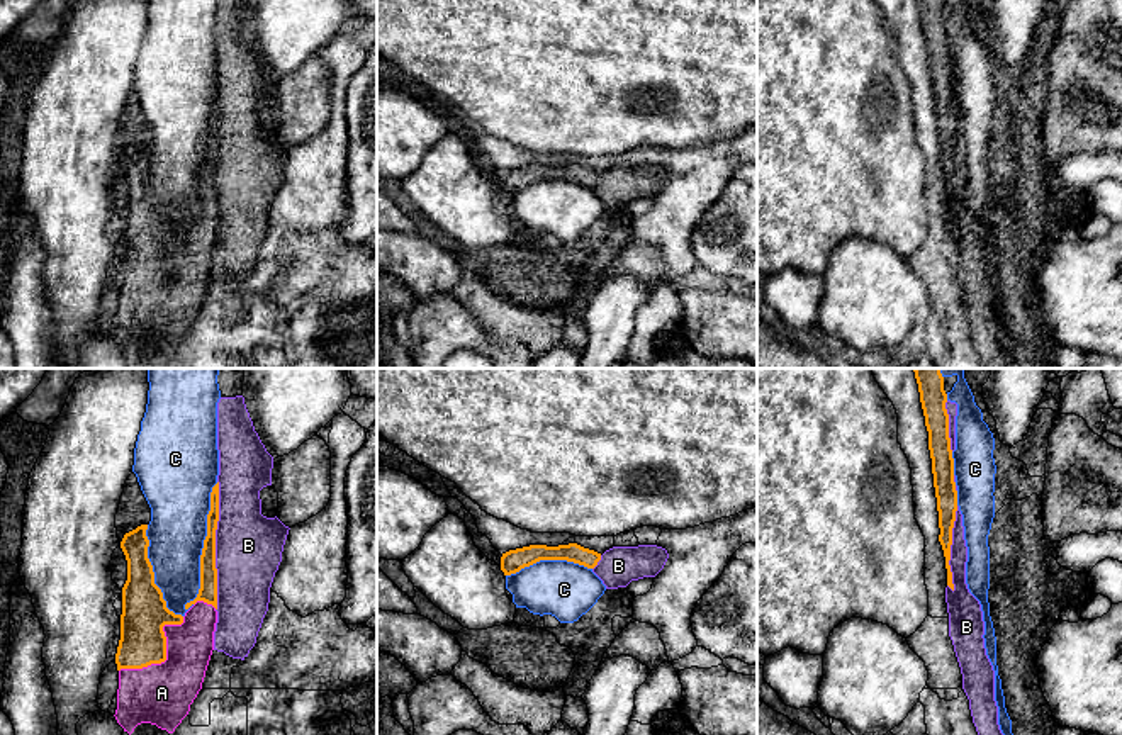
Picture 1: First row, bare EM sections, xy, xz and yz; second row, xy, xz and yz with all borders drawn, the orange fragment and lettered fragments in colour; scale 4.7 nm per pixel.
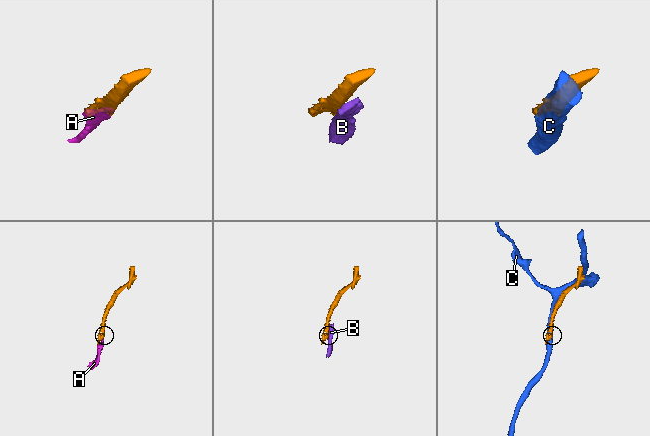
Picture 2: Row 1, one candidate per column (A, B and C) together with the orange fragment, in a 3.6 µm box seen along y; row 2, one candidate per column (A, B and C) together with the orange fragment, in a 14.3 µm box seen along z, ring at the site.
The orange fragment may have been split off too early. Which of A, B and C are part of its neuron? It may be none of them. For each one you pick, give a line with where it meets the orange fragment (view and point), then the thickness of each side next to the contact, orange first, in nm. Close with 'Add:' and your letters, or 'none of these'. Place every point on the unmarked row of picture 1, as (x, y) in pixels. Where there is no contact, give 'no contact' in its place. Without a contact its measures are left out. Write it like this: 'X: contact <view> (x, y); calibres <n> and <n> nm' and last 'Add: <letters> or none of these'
A: contact xy (165, 274); calibres 220 and 280 nm
Add: A

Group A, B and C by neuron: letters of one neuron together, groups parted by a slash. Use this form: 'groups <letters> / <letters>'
groups A / B / C

